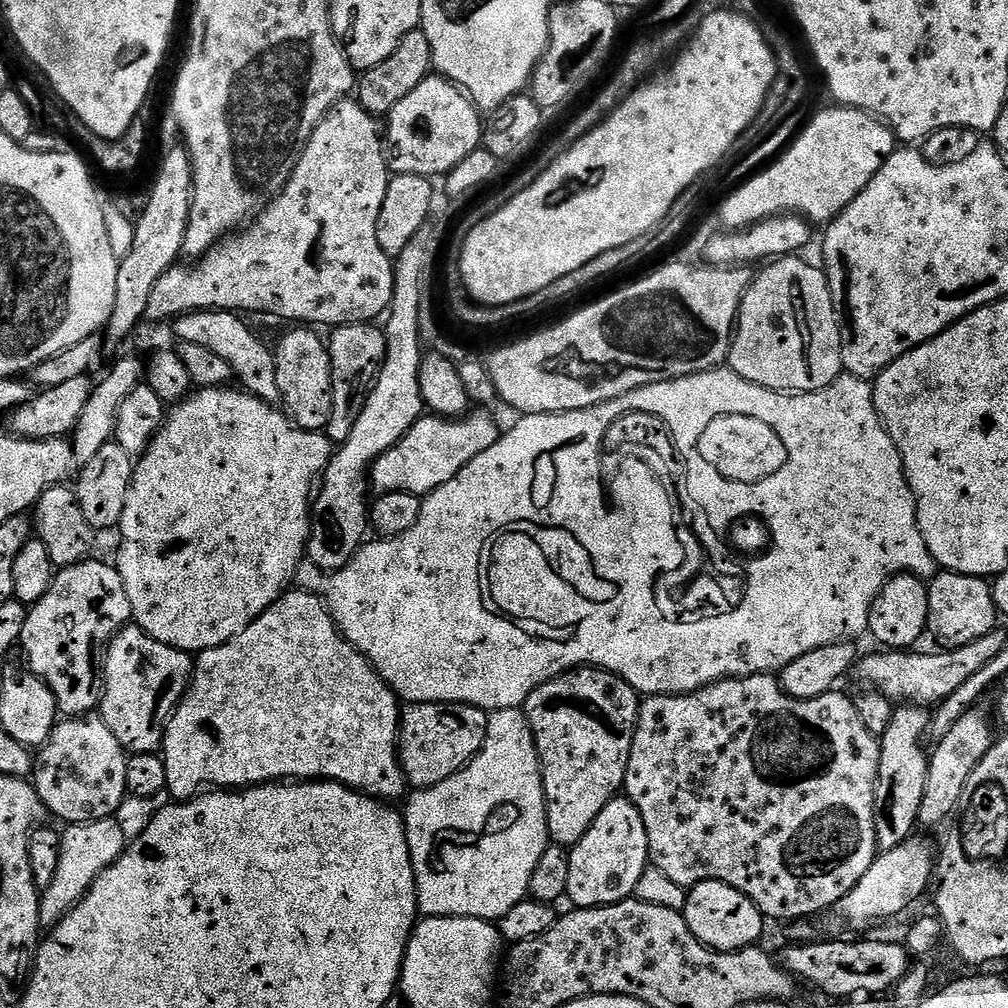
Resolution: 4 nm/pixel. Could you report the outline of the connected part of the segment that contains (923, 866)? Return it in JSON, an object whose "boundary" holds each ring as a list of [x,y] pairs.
{"boundary":[[[909,838],[894,850],[880,852],[876,861],[862,874],[862,882],[846,894],[838,905],[840,916],[853,928],[853,933],[864,934],[875,920],[888,920],[899,912],[904,912],[924,891],[929,891],[934,871],[934,848],[924,840]]]}

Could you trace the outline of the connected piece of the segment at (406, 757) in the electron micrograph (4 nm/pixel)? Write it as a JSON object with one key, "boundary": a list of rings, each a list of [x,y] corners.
{"boundary":[[[408,704],[400,717],[398,755],[405,781],[419,790],[446,782],[482,750],[489,713],[469,704]]]}

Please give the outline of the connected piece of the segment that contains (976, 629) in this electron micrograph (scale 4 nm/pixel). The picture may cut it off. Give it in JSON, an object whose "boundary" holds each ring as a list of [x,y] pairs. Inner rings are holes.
{"boundary":[[[947,570],[932,577],[928,584],[928,632],[941,640],[945,649],[961,648],[982,634],[997,631],[998,613],[992,585],[985,577],[967,576]]]}

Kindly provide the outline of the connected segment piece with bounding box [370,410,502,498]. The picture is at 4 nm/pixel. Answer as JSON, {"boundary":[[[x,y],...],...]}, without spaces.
{"boundary":[[[472,410],[459,418],[445,418],[435,414],[421,415],[420,419],[414,422],[409,432],[397,442],[390,450],[386,450],[374,461],[370,469],[370,488],[373,493],[381,492],[409,492],[418,497],[425,497],[438,486],[450,482],[458,470],[462,470],[482,450],[490,450],[494,442],[500,439],[501,429],[496,429],[496,420],[488,410]]]}

